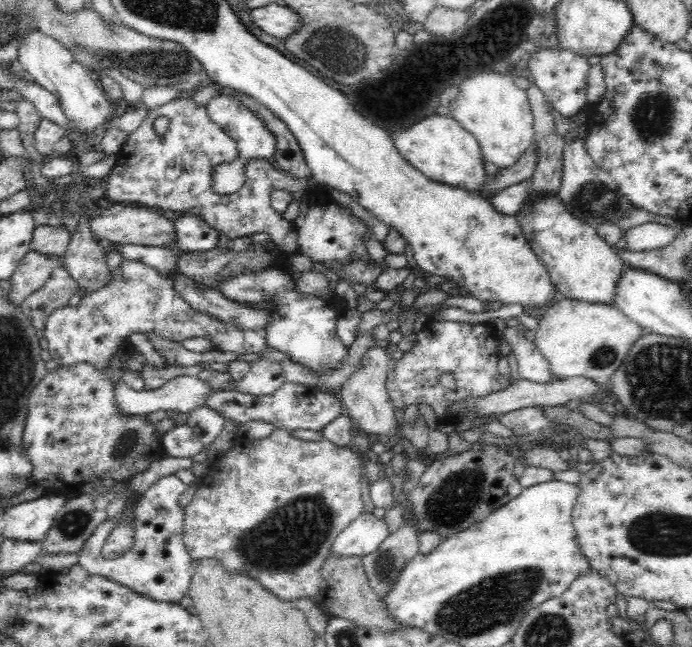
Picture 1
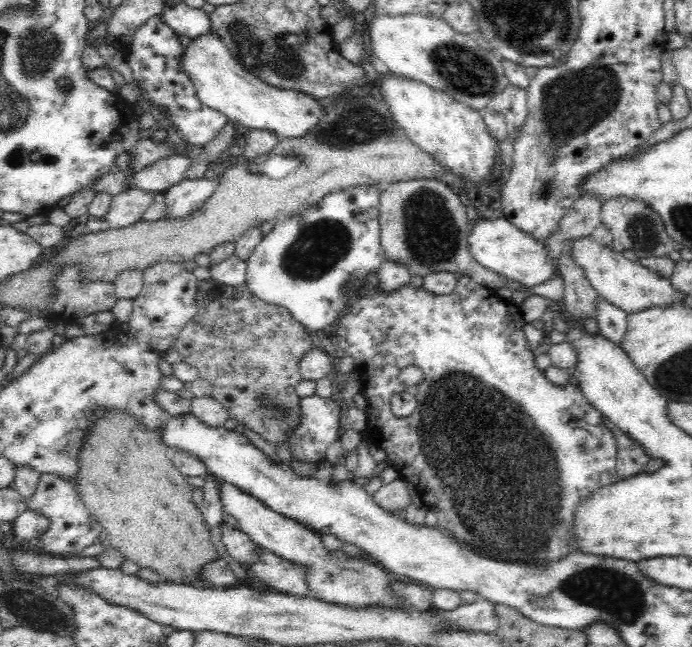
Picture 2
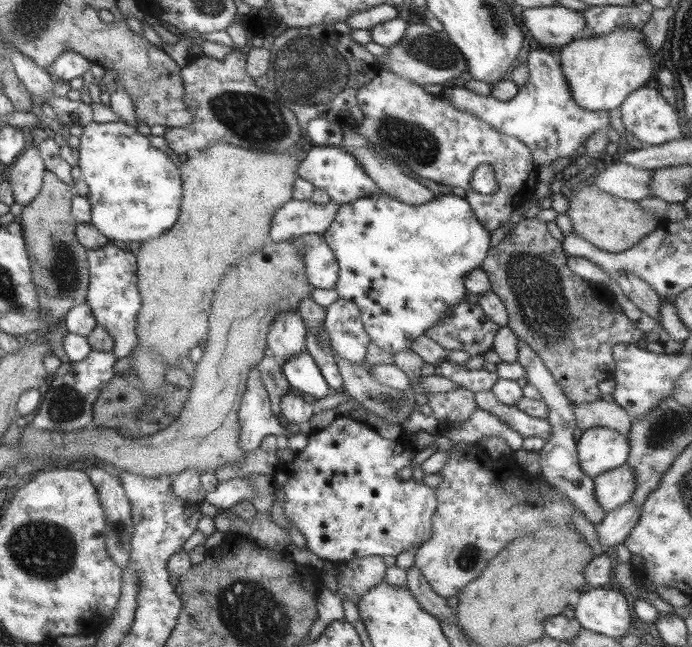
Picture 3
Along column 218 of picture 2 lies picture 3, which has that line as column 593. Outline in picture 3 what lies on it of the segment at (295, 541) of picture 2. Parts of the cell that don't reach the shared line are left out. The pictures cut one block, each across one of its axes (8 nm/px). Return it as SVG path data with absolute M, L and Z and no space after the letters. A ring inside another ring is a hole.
M623 466L602 472L592 478L593 492L600 510L607 514L628 502L635 486L634 476L630 468Z

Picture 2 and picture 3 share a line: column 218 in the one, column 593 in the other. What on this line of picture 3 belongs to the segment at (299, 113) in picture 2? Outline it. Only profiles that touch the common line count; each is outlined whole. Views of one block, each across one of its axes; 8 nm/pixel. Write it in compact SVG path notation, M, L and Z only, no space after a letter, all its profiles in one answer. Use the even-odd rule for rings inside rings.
M634 28L601 36L577 36L555 54L573 103L585 111L612 112L619 108L631 92L644 86L655 64L642 32Z

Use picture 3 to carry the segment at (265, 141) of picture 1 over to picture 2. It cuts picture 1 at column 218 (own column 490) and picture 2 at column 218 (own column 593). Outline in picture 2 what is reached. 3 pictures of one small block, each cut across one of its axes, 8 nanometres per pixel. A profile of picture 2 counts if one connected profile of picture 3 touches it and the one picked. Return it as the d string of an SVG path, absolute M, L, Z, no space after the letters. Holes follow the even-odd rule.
M156 15L136 30L130 46L122 48L121 51L132 70L133 79L146 91L151 101L166 107L166 110L168 108L166 118L172 120L183 140L191 145L204 147L226 126L228 118L198 101L194 85L179 65L183 47L184 40Z

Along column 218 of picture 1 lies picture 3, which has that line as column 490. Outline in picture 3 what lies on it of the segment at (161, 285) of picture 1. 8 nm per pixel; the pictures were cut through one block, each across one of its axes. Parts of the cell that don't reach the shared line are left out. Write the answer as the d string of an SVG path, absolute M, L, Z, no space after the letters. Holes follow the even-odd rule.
M466 299L452 306L441 322L426 330L425 336L449 352L463 350L477 356L492 350L496 330L496 324L484 316L481 307L473 299Z

